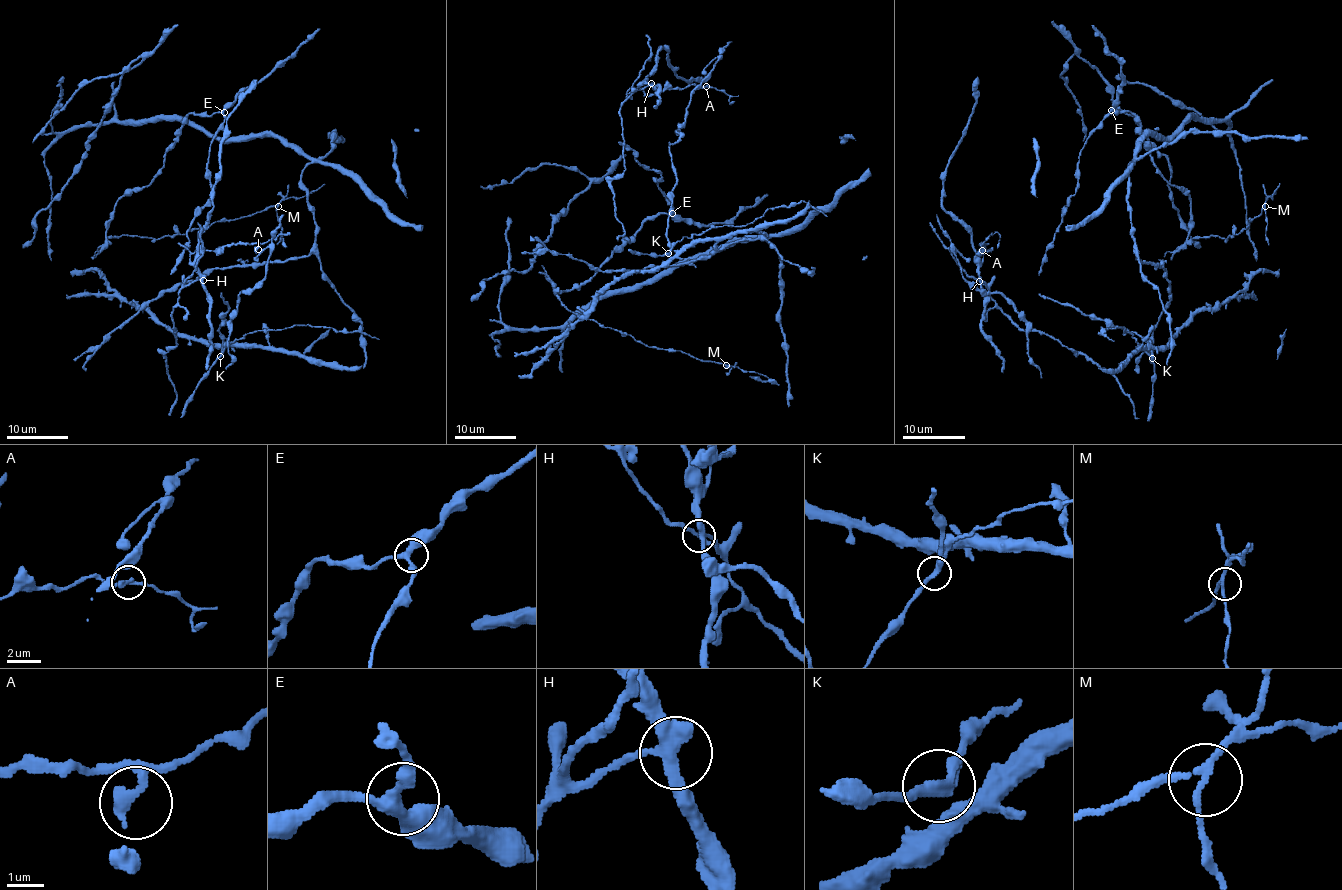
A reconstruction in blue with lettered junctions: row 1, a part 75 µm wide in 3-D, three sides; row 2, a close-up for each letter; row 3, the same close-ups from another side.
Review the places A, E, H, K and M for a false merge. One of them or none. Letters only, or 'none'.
K

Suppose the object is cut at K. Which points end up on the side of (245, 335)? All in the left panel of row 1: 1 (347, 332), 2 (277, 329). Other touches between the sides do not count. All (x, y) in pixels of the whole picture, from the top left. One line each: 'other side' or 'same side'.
1: same side
2: same side

